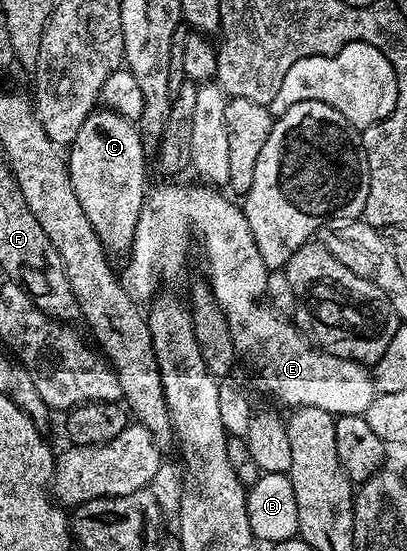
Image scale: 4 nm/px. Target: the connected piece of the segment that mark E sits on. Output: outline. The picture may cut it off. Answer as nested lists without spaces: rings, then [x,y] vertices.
[[[159,185],[148,192],[139,218],[137,229],[126,258],[127,266],[121,269],[121,280],[125,291],[136,303],[147,303],[156,296],[159,276],[171,281],[183,273],[187,265],[187,252],[191,249],[191,233],[203,244],[203,253],[207,256],[206,280],[211,286],[211,294],[217,299],[221,311],[227,320],[227,326],[233,337],[235,352],[263,380],[263,385],[283,405],[291,405],[292,410],[301,407],[321,407],[321,411],[334,413],[336,417],[345,415],[363,415],[377,395],[375,380],[364,366],[337,355],[329,355],[322,349],[316,349],[288,318],[280,316],[265,300],[267,297],[267,265],[257,251],[253,231],[249,231],[249,221],[245,219],[242,208],[230,201],[230,196],[222,197],[222,192],[195,185]]]

